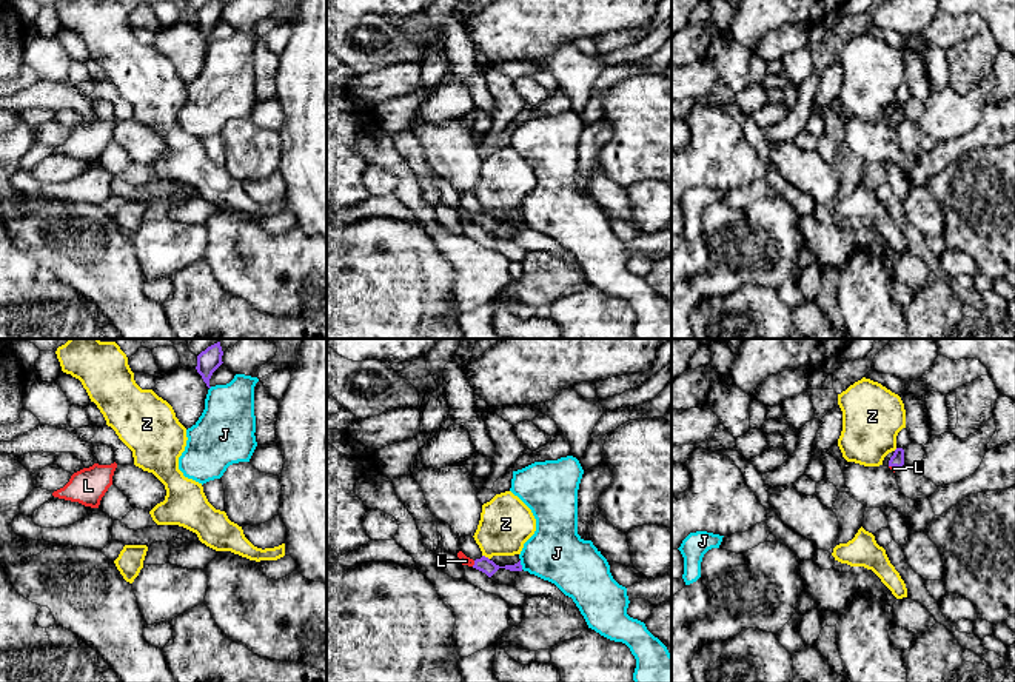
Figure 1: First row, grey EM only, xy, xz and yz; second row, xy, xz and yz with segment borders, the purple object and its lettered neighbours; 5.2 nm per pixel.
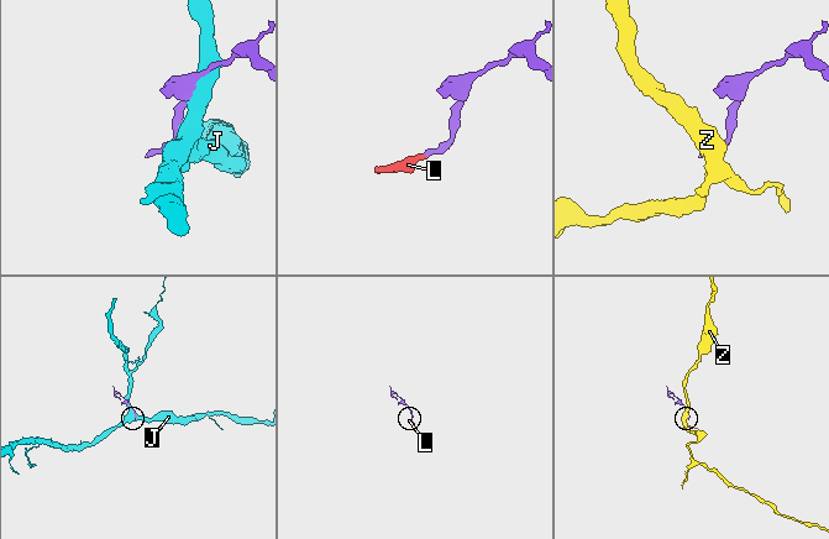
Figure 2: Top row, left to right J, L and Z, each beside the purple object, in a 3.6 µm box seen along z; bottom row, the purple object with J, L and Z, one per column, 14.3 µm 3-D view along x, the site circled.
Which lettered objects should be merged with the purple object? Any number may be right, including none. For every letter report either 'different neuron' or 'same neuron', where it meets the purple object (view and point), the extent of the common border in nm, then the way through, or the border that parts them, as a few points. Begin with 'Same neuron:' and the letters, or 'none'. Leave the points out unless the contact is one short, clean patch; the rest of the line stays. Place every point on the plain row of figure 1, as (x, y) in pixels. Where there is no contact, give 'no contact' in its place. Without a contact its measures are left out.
Same neuron: L
J: different neuron; meets purple in xz at (521, 220); contact 50 nm long; border along xz (519, 216), (522, 223)
L: same neuron; meets purple in xz at (475, 219); contact 40 nm long; runs through xz (484, 219), (475, 219), (465, 216)
Z: different neuron; meets purple in xz at (484, 211); contact 50 nm long; border along xz (482, 210), (489, 214)

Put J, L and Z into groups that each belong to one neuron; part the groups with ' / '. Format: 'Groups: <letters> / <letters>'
Groups: J / L / Z

